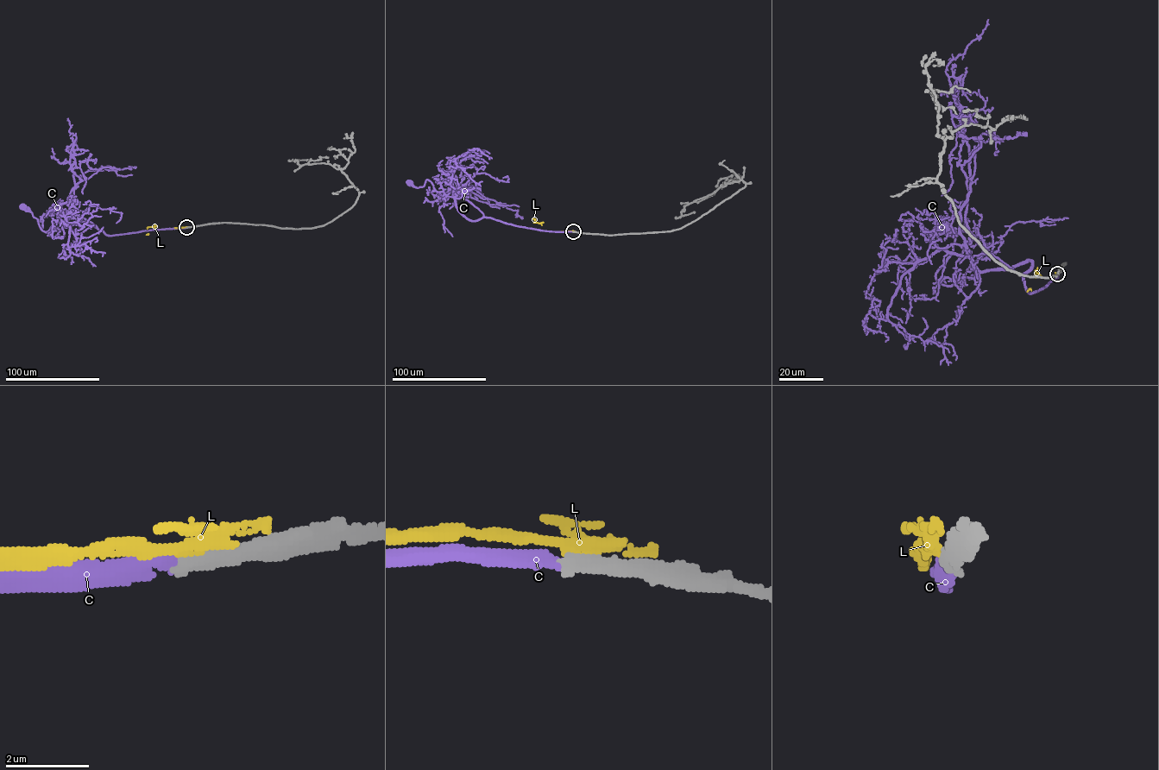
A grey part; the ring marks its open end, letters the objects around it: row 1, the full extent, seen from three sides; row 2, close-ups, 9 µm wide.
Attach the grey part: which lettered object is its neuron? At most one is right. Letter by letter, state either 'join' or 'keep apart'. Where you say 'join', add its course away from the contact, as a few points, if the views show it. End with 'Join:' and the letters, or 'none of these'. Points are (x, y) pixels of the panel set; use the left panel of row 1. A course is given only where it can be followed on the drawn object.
C: join; course (186, 227), (108, 236), (84, 222), (68, 226), (65, 223), (56, 222), (45, 232), (38, 220), (22, 206)
L: keep apart
Join: C

